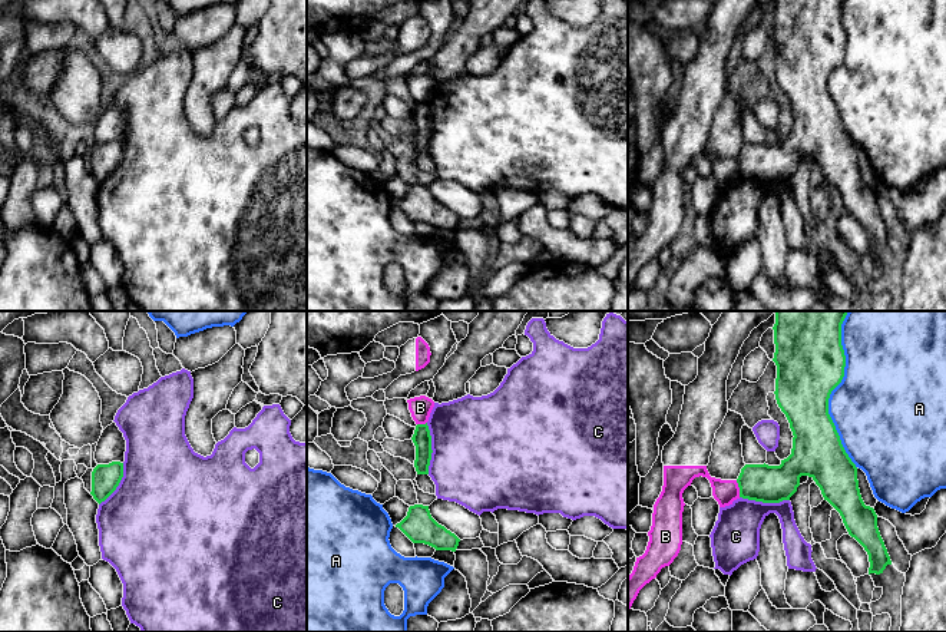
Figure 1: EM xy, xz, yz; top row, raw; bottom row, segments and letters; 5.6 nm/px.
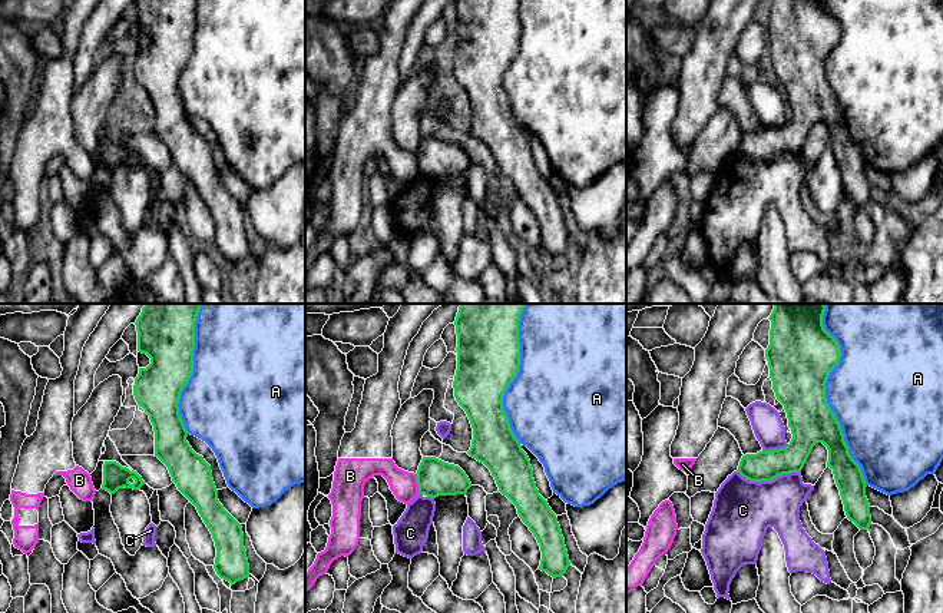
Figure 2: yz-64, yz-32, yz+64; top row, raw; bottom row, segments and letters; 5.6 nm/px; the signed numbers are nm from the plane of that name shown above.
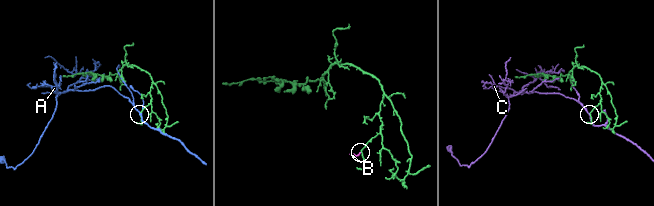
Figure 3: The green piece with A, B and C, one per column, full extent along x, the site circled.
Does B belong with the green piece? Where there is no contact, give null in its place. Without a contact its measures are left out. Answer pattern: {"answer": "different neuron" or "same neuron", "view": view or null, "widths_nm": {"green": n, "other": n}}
{"answer": "different neuron", "view": "yz", "widths_nm": {"green": 220, "other": 140}}

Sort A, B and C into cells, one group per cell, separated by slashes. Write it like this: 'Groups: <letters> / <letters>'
Groups: A / B / C

